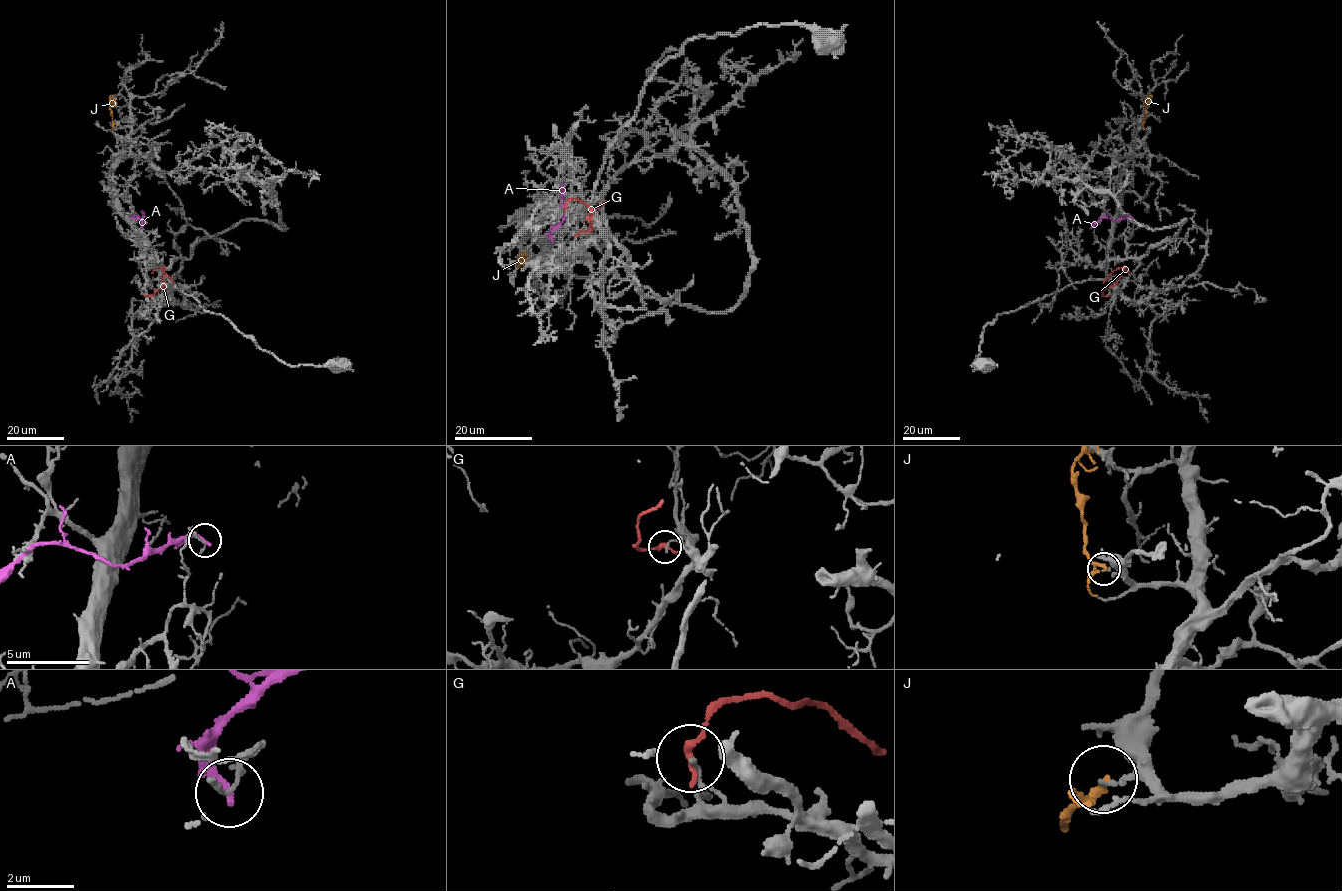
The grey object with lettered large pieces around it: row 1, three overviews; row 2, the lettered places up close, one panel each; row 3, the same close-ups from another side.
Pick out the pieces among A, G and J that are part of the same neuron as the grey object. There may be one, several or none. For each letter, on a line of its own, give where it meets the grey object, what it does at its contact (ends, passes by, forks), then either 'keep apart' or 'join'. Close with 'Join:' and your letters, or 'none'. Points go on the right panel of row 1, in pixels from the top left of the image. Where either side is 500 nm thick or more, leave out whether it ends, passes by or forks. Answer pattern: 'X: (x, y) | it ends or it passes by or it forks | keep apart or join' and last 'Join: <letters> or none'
A: (1132, 217) | it ends | keep apart
G: (1107, 295) | it ends | keep apart
J: (1142, 124) | it passes by | keep apart
Join: none

